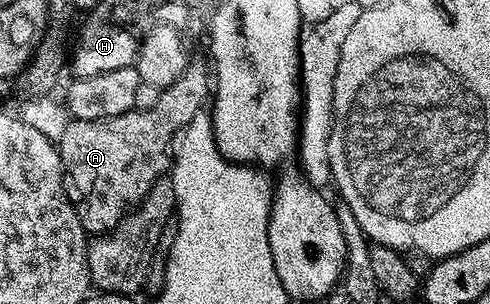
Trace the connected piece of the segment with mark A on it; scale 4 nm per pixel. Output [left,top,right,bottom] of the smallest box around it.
[56,62,212,237]

